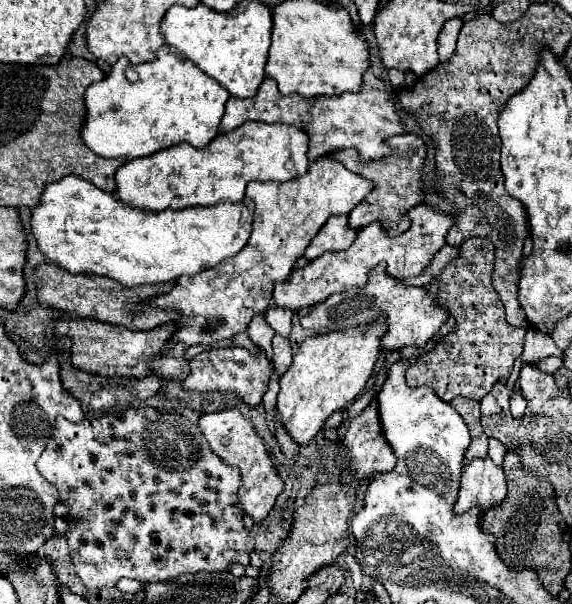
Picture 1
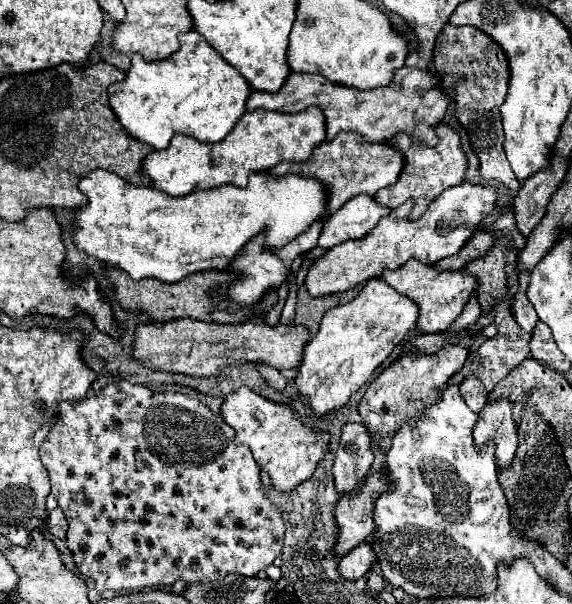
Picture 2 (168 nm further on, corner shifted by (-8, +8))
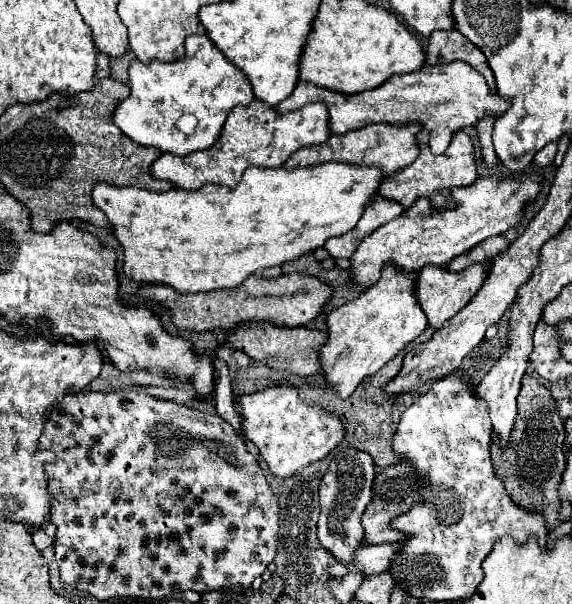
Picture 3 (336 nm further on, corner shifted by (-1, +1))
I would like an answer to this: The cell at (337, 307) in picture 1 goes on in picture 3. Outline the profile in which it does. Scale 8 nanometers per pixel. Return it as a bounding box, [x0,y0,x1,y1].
[416,263,488,329]

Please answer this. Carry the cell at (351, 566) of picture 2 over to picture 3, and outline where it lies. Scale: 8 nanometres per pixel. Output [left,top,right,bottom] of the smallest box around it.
[354,543,400,575]

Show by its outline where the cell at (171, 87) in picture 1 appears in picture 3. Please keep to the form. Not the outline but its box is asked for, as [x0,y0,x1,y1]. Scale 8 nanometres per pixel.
[114,35,254,155]

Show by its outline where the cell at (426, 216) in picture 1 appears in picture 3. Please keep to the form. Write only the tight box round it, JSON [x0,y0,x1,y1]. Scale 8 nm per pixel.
[352,173,544,287]

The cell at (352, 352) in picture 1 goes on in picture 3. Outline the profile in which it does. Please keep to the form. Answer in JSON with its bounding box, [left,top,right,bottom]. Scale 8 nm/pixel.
[320,263,428,399]

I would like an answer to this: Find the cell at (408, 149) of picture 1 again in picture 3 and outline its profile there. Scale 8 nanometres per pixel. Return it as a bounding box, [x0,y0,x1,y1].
[380,129,478,209]

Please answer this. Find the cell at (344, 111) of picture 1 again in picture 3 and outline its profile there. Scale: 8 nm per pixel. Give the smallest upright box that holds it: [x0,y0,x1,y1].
[276,61,508,153]

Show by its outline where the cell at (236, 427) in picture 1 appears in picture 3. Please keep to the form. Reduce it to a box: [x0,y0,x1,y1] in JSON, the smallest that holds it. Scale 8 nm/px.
[242,385,346,479]

